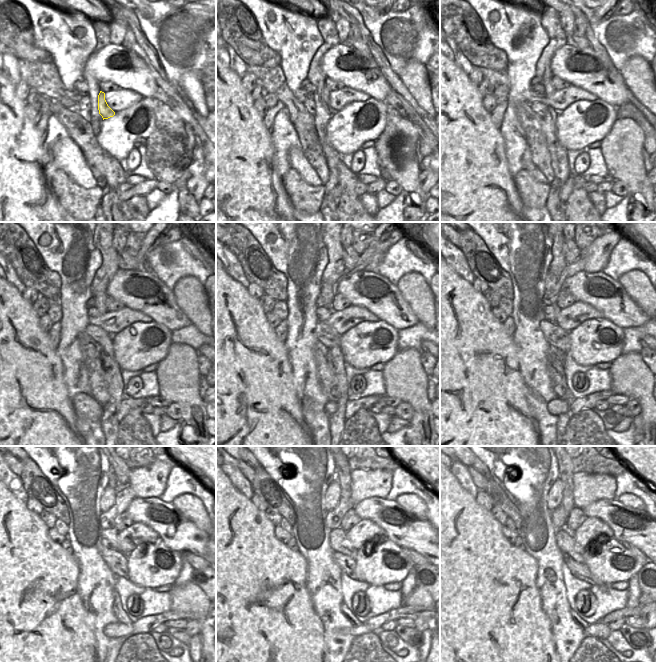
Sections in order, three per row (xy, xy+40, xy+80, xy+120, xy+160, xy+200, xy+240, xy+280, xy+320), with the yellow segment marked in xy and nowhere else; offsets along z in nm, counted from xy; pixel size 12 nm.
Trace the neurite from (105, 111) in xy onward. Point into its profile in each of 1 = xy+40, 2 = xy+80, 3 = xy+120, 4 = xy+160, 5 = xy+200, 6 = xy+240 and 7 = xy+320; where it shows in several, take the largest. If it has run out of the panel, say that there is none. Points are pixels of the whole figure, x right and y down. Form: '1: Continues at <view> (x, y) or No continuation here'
1: Continues at xy+40 (325, 96)
2: Continues at xy+80 (549, 88)
3: Continues at xy+120 (100, 300)
4: Continues at xy+160 (326, 293)
5: Continues at xy+200 (550, 278)
6: Continues at xy+240 (108, 498)
7: Continues at xy+320 (554, 499).

